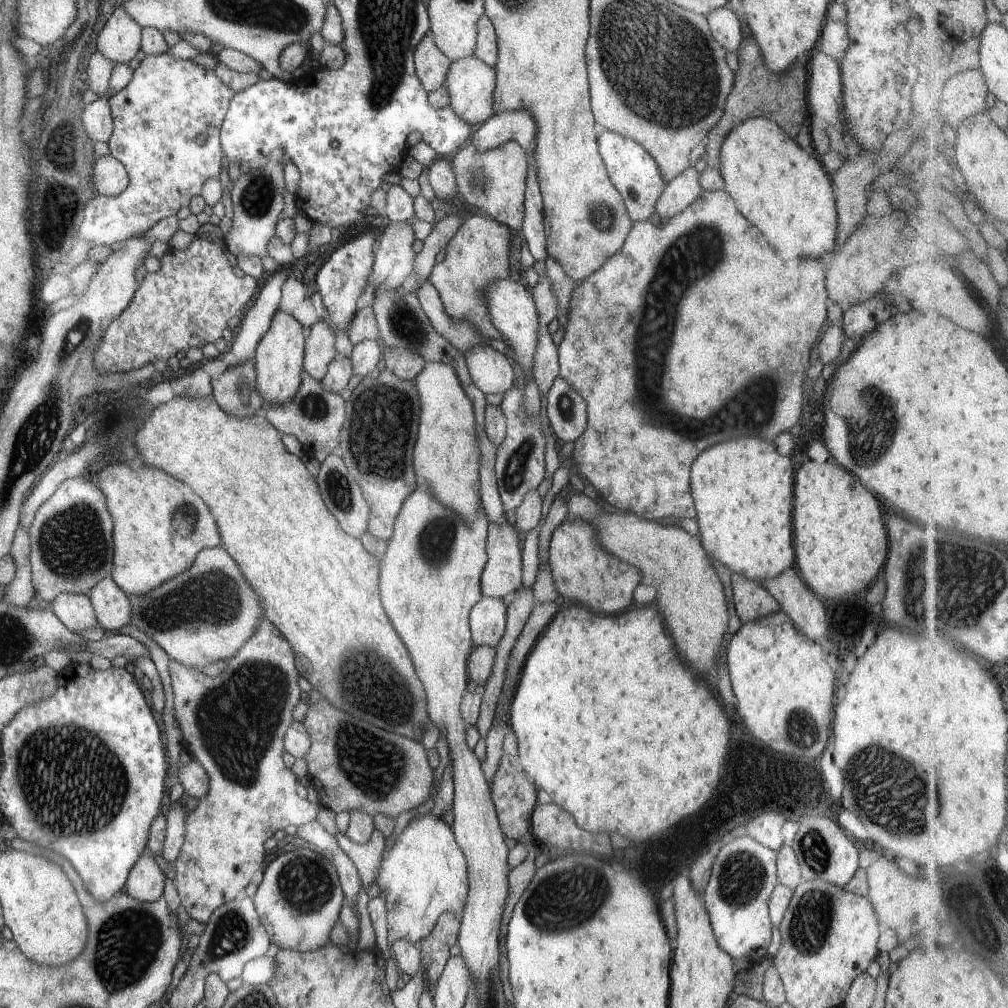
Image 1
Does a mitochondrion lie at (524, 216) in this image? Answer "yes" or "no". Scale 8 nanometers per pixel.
no

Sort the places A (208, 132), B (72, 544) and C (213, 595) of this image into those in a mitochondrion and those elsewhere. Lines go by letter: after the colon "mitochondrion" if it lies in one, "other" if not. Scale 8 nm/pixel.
A: other
B: mitochondrion
C: mitochondrion

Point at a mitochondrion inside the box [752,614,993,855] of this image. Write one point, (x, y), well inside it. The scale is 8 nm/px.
(890, 792)

